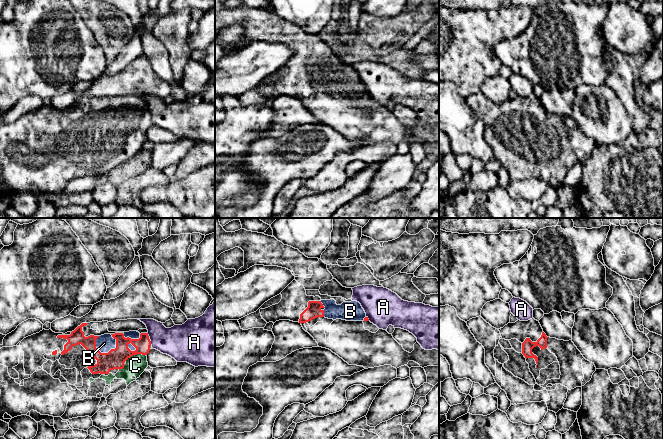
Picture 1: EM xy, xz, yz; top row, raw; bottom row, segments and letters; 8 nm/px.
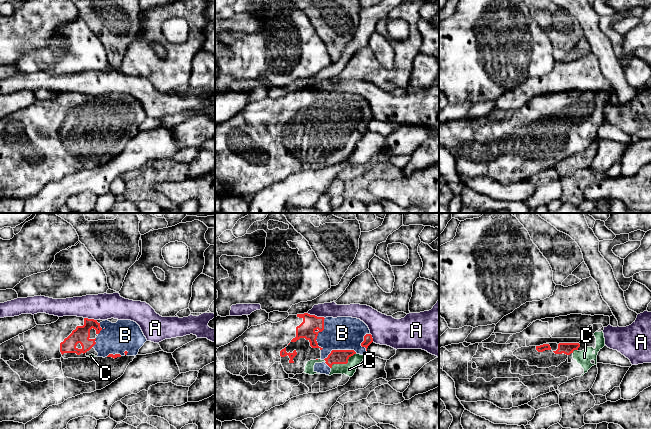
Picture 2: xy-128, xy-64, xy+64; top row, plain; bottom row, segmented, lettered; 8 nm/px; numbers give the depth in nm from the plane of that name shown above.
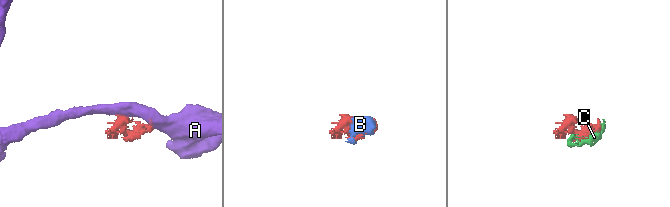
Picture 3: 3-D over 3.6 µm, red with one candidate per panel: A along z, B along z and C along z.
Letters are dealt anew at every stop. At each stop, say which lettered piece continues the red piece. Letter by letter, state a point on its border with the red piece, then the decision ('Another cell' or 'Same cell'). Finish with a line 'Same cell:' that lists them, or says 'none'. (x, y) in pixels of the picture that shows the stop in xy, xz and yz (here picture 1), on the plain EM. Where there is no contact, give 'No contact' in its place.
A: Touches red at xy (150, 119). Another cell
B: Touches red at xy (102, 129). Same cell
C: Touches red at xy (135, 130). Same cell
Same cell: B, C

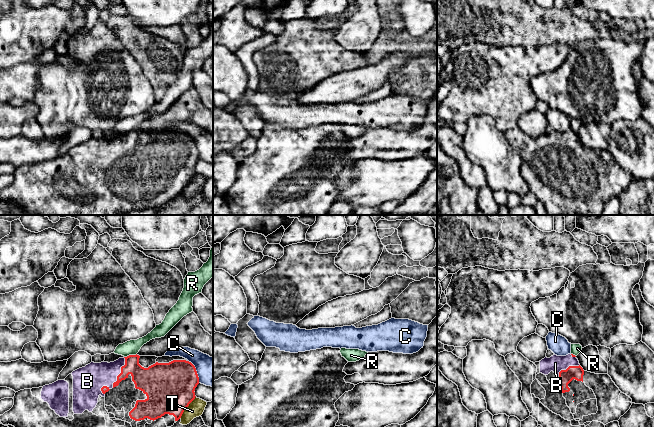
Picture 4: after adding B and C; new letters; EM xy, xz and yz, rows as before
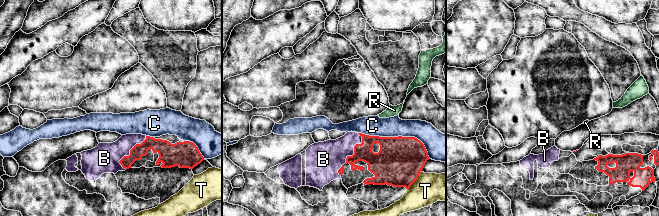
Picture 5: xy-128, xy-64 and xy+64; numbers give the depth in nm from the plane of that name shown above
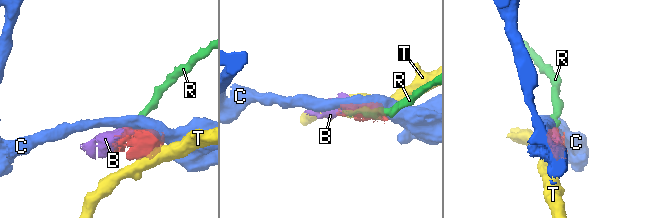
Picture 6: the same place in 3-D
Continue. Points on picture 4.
B: Touches red at xy (121, 148). Same cell
C: Touches red at xy (196, 147). Another cell
R: Touches red at xy (130, 131). Another cell
T: Touches red at xy (187, 182). Another cell
Same cell: B

